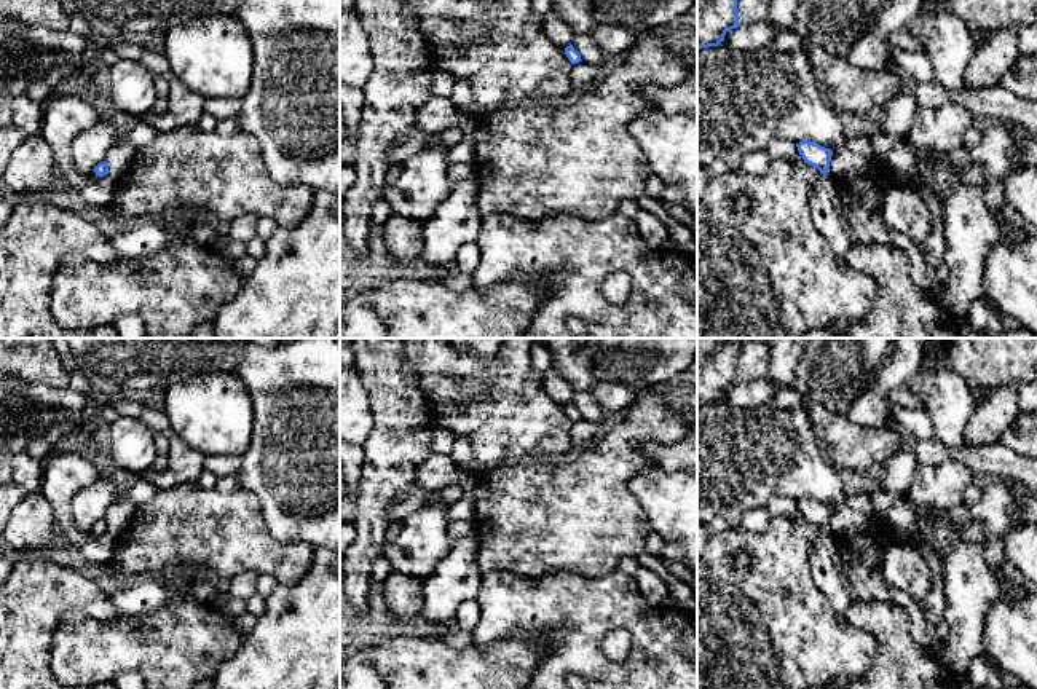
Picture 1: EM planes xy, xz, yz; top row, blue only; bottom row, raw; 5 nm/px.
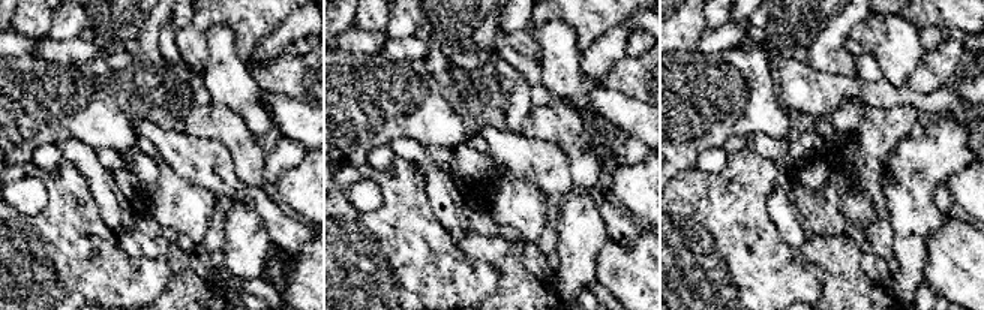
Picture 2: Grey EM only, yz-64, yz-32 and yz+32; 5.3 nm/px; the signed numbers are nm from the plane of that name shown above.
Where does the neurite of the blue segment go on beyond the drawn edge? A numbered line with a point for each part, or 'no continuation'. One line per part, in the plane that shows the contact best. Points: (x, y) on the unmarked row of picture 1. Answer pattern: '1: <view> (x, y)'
no continuation

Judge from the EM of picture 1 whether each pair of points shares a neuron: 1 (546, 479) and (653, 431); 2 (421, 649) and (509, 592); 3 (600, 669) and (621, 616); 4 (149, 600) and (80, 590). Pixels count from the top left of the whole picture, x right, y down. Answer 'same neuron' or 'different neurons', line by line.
1: same neuron
2: different neurons
3: same neuron
4: different neurons

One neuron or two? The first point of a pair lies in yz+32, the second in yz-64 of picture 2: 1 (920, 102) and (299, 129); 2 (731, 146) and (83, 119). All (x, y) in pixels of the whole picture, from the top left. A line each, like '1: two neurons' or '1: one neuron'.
1: one neuron
2: two neurons

